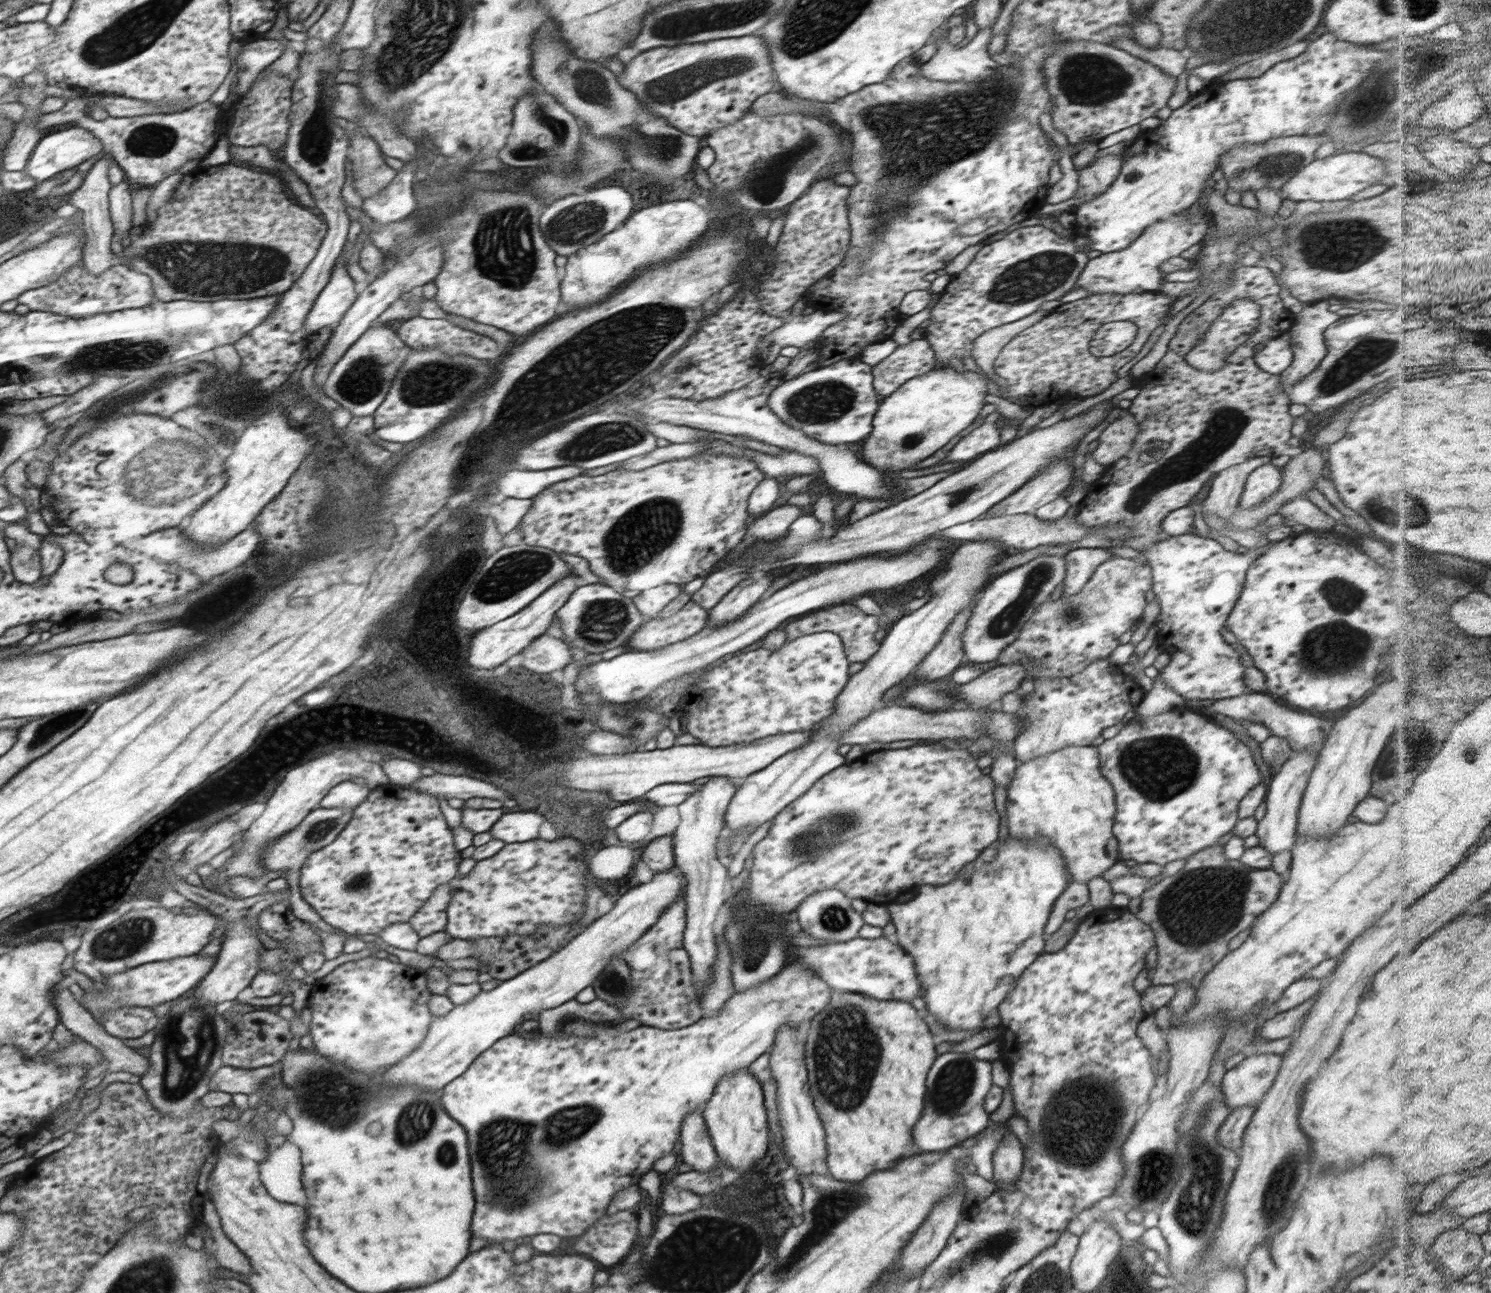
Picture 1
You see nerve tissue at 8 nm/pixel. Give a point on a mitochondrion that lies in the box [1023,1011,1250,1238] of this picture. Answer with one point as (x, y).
(1066, 1136)

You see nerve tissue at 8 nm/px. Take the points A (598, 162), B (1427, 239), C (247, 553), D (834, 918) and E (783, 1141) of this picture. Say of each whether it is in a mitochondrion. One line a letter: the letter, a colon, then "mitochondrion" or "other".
A: mitochondrion
B: other
C: other
D: mitochondrion
E: other

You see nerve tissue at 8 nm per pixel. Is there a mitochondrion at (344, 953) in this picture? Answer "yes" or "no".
no

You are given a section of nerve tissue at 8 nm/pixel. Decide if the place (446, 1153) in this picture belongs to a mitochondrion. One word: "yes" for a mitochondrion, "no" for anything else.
yes

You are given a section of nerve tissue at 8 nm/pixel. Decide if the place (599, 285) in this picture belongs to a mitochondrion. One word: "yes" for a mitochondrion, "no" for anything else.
no

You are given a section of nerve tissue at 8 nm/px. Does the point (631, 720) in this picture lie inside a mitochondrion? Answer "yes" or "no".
yes

